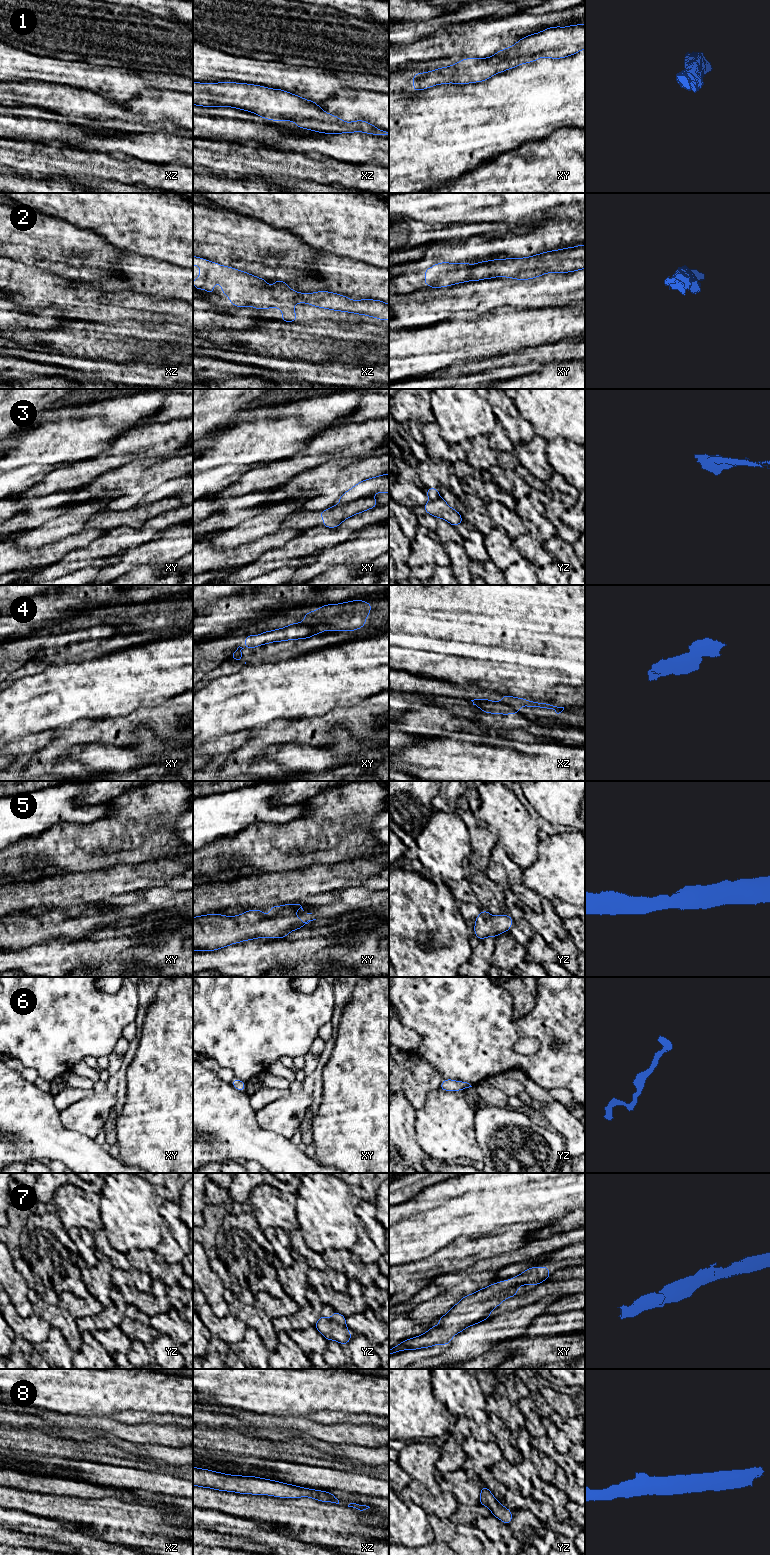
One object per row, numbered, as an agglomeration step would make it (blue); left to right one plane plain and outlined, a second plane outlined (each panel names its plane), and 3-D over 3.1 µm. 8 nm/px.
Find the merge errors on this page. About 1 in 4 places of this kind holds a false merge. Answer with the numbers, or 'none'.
3

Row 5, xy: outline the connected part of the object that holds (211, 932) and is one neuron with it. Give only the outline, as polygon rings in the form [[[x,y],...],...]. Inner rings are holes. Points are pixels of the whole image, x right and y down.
[[[300,904],[271,906],[269,916],[262,910],[248,910],[237,916],[193,917],[193,951],[215,951],[257,938],[285,938],[291,931],[316,920],[300,920],[295,915],[300,908],[303,910]]]

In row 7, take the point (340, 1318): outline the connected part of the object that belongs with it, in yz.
[[[336,1311],[329,1319],[320,1316],[314,1326],[326,1340],[334,1340],[341,1345],[348,1344],[353,1336],[346,1326],[346,1317]]]

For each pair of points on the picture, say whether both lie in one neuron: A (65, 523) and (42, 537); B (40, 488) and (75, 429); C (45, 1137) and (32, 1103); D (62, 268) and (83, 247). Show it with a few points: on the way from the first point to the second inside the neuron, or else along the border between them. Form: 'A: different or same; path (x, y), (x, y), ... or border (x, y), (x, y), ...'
A: same; path (59, 529), (55, 533), (48, 534)
B: different; border (44, 476), (39, 482), (25, 490)
C: same; path (37, 1129), (32, 1124), (32, 1111)
D: same; path (61, 259), (61, 255), (69, 247), (74, 247)

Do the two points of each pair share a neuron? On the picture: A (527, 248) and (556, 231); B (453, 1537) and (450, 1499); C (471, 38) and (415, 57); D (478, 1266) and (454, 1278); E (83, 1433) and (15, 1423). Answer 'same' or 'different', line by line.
A: same
B: different
C: same
D: same
E: same

